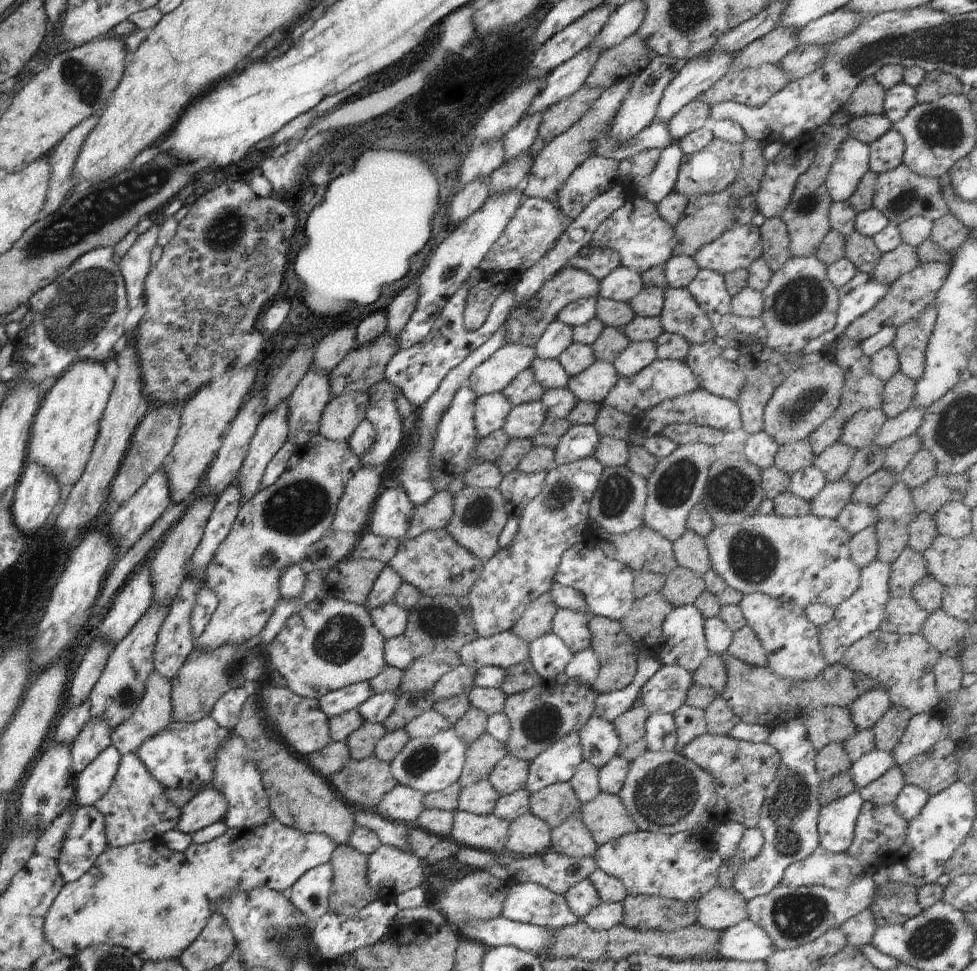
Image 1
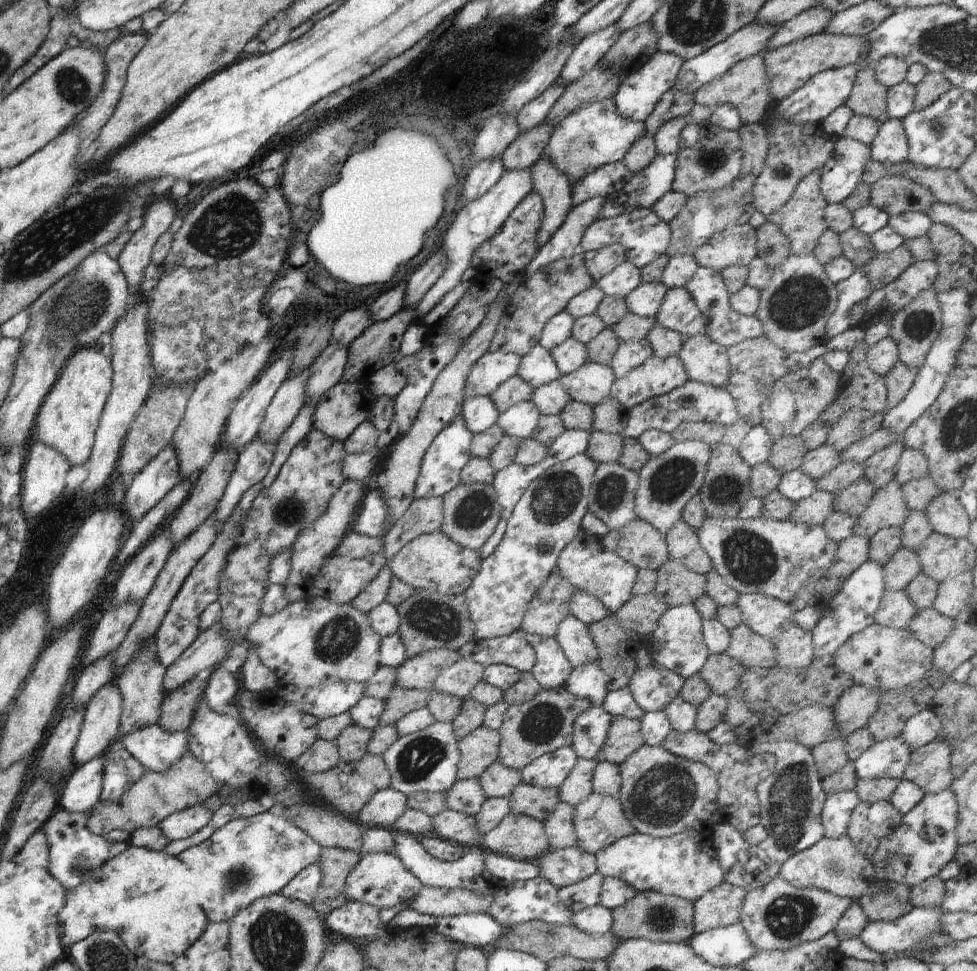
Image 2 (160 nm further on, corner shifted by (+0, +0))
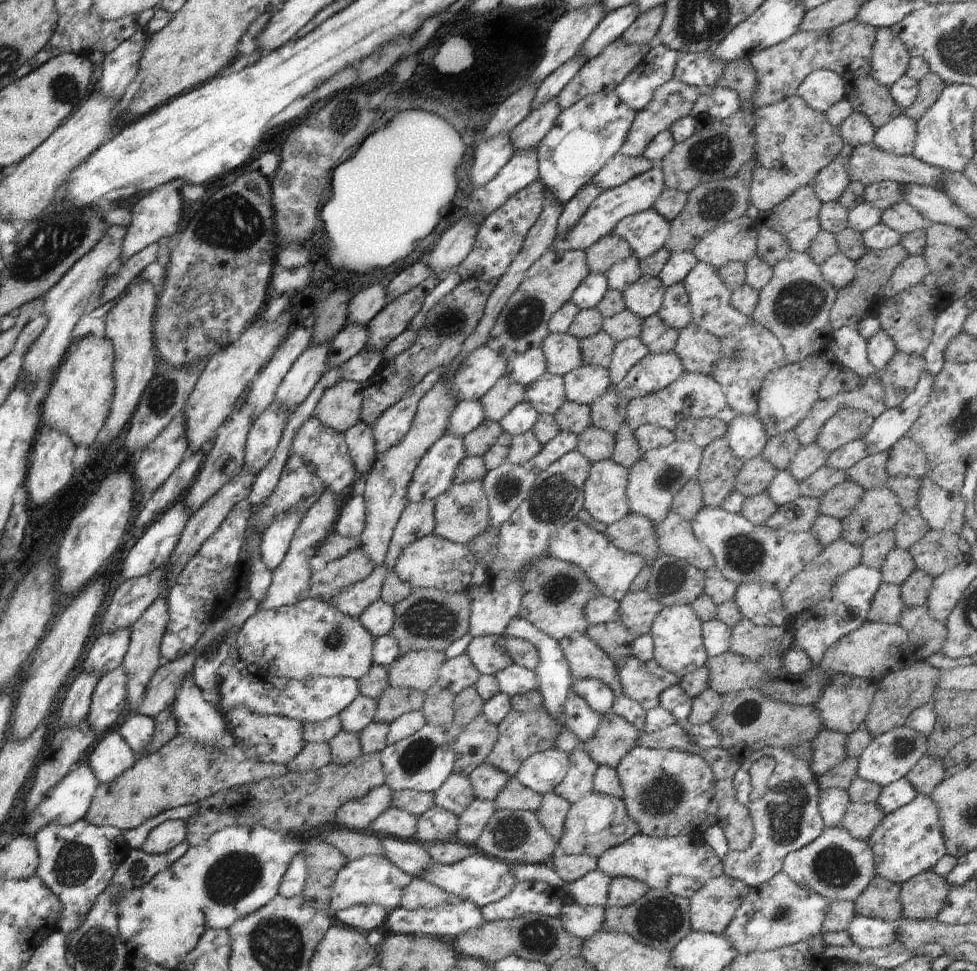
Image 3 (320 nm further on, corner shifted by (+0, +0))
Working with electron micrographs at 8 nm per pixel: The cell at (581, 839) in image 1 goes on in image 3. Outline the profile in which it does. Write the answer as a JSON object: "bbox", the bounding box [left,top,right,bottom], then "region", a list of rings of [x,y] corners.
{"bbox":[535,791,571,843],"region":[[[556,791],[543,794],[539,809],[535,812],[547,833],[558,843],[565,831],[565,820],[571,803]]]}

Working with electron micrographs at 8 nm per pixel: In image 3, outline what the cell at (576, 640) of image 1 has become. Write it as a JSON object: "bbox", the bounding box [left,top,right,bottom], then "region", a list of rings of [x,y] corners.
{"bbox":[559,633,625,697],"region":[[[575,633],[559,643],[574,680],[598,679],[608,685],[616,697],[625,694],[613,660],[586,634]]]}

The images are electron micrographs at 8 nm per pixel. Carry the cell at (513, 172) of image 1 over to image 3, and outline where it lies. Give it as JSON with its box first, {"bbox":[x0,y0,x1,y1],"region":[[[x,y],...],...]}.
{"bbox":[509,98,560,153],"region":[[[555,98],[531,109],[528,116],[509,132],[515,153],[524,149],[536,149],[540,140],[554,126],[560,111]]]}

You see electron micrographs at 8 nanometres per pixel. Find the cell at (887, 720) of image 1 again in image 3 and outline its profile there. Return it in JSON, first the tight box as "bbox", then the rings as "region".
{"bbox":[863,660,941,736],"region":[[[916,660],[913,665],[899,671],[892,671],[877,681],[878,688],[873,696],[870,710],[866,715],[863,727],[873,736],[878,736],[901,727],[905,724],[908,715],[919,706],[932,702],[932,694],[937,686],[937,678],[941,671],[928,663]]]}

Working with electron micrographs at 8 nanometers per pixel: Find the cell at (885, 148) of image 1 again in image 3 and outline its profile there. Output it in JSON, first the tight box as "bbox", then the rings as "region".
{"bbox":[873,114,916,156],"region":[[[902,114],[876,129],[873,143],[882,150],[896,156],[910,156],[916,140],[915,121]]]}

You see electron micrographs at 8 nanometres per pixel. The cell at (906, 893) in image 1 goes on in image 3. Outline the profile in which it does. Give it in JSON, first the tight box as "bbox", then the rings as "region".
{"bbox":[855,874,902,922],"region":[[[875,874],[864,892],[855,900],[855,914],[884,922],[897,921],[902,918],[900,889],[901,885]]]}

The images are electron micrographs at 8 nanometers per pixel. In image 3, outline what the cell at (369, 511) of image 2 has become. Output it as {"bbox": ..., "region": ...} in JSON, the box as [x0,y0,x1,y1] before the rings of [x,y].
{"bbox":[332,497,366,537],"region":[[[352,497],[339,510],[332,532],[343,537],[358,537],[363,531],[366,514],[364,497]]]}

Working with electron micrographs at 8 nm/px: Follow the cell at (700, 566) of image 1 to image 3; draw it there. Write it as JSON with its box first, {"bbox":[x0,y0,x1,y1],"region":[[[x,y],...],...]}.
{"bbox":[654,510,715,571],"region":[[[671,510],[662,522],[654,526],[660,554],[685,560],[701,571],[715,566],[710,550],[698,542],[690,522],[679,514]]]}

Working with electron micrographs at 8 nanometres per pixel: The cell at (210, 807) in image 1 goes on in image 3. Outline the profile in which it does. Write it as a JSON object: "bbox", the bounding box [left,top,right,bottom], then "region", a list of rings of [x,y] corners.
{"bbox":[140,819,187,855],"region":[[[183,819],[166,821],[153,828],[140,850],[149,855],[163,855],[186,840],[187,828]]]}

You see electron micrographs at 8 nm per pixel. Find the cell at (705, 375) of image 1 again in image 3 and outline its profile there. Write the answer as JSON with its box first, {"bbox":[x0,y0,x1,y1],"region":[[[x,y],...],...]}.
{"bbox":[672,322,720,376],"region":[[[693,322],[678,331],[679,338],[672,351],[674,351],[676,356],[682,361],[685,370],[711,376],[713,366],[720,358],[719,338],[709,332],[706,332],[705,330],[702,330]]]}

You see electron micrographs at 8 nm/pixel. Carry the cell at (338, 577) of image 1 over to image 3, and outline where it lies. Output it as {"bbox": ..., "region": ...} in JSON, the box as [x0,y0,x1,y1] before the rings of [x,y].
{"bbox":[310,548,376,600],"region":[[[361,548],[352,549],[346,556],[330,561],[326,567],[313,571],[310,581],[310,597],[328,600],[343,588],[356,584],[376,568]]]}

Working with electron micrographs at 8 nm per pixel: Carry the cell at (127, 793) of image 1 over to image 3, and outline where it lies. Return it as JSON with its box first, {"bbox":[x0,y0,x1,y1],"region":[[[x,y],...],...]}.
{"bbox":[87,730,136,783],"region":[[[111,730],[100,738],[88,756],[87,765],[100,783],[109,783],[129,769],[136,762],[136,758],[135,752],[126,744],[120,733]]]}

